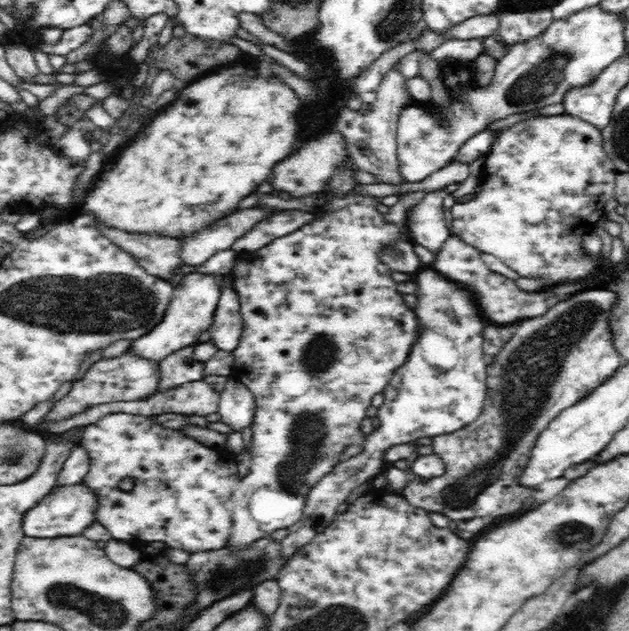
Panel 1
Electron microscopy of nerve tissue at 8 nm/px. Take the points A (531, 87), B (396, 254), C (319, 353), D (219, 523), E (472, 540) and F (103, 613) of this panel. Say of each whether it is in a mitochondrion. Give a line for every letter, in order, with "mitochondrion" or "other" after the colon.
A: mitochondrion
B: mitochondrion
C: mitochondrion
D: other
E: other
F: mitochondrion

